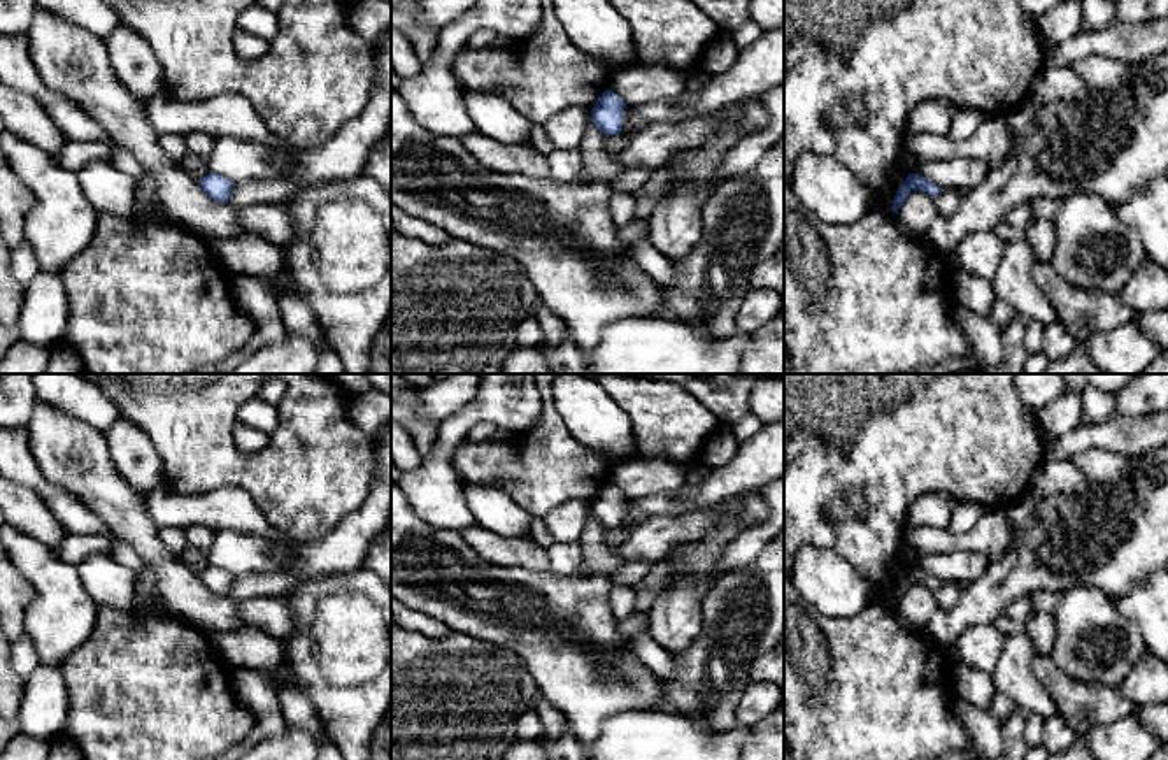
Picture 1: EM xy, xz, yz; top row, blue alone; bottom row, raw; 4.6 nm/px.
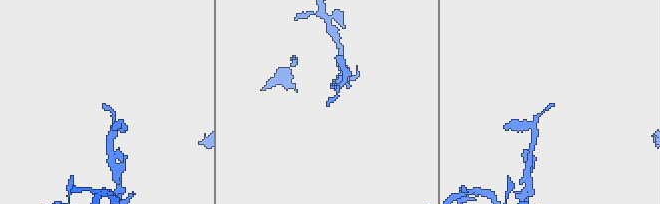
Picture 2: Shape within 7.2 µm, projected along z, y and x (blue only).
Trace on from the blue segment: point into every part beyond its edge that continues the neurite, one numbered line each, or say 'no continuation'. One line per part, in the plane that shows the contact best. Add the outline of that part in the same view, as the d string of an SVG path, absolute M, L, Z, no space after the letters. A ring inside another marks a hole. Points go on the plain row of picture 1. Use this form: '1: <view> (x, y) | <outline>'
no continuation

